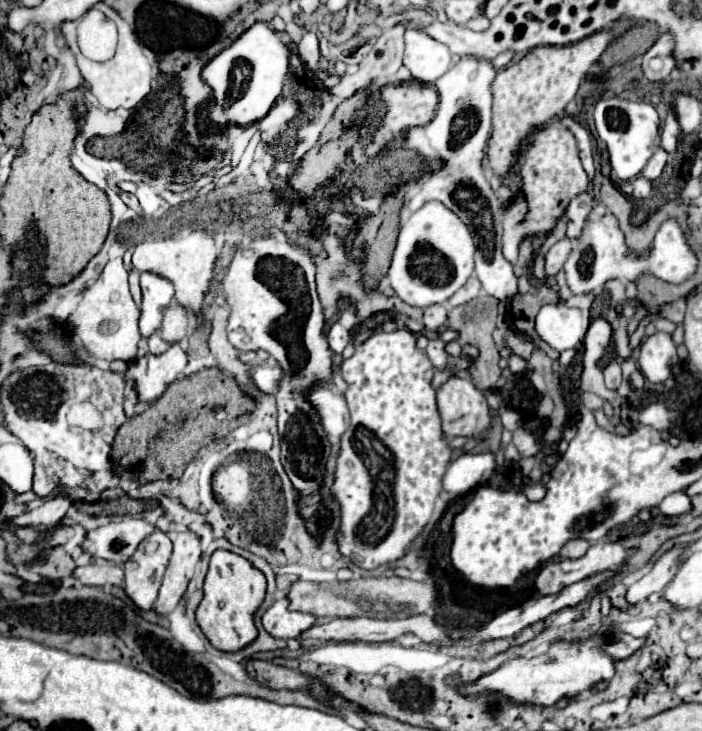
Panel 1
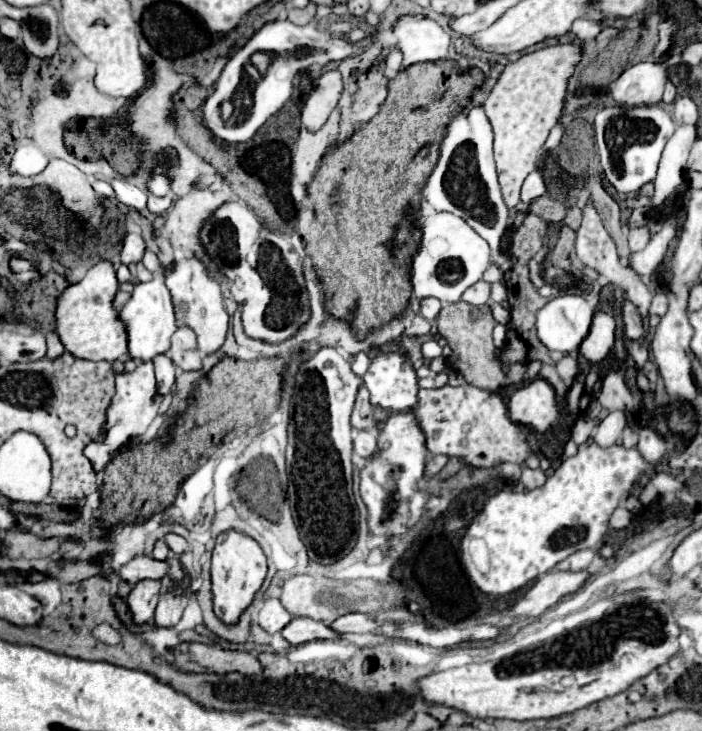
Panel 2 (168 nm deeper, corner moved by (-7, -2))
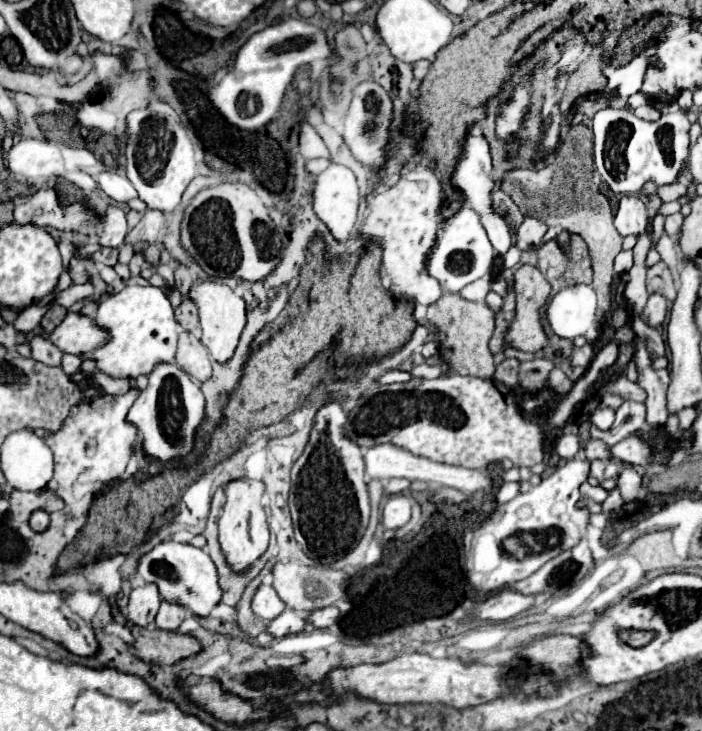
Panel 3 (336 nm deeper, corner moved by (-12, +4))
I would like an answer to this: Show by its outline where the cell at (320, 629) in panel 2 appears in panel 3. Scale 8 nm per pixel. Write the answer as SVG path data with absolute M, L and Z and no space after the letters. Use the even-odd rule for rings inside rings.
M284 611L280 617L272 619L266 627L266 631L274 637L284 637L292 633L300 633L306 627L306 617L300 611Z

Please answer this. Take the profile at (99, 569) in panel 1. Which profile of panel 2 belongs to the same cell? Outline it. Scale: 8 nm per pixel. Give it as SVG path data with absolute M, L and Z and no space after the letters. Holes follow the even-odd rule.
M133 557L129 563L125 563L117 569L117 575L131 585L135 585L143 579L163 579L165 575L169 575L173 583L179 583L183 579L183 573L185 571L177 559L155 561L151 557Z

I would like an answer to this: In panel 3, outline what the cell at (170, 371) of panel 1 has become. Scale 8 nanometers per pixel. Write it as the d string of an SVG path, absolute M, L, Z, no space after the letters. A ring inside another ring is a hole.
M130 389L126 395L102 395L94 401L82 401L70 409L70 415L64 419L64 425L46 437L46 445L54 453L54 477L48 487L54 489L54 495L60 497L68 509L70 519L88 515L92 501L112 483L116 483L130 457L132 441L136 439L136 427L126 421L126 413L138 397L136 389Z

